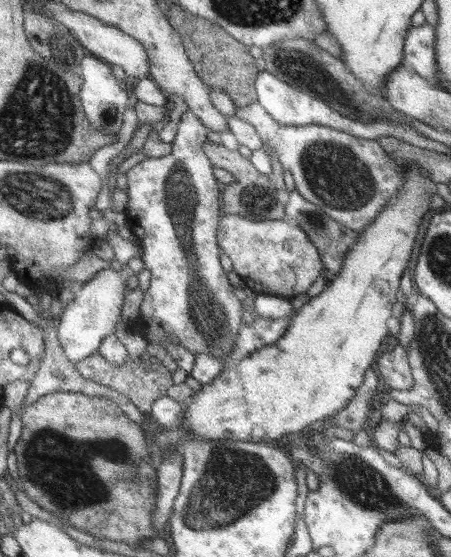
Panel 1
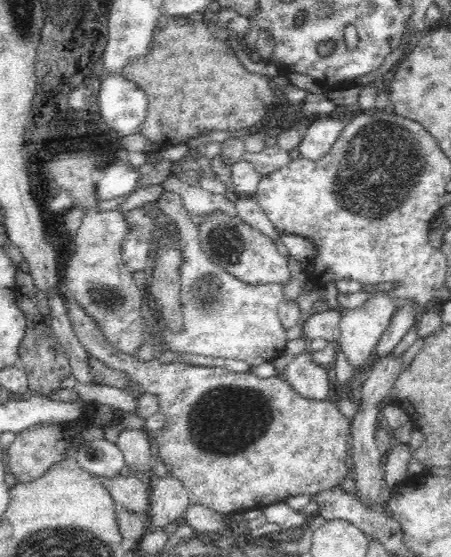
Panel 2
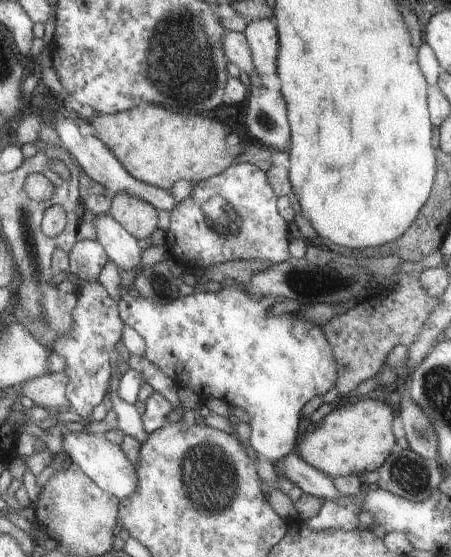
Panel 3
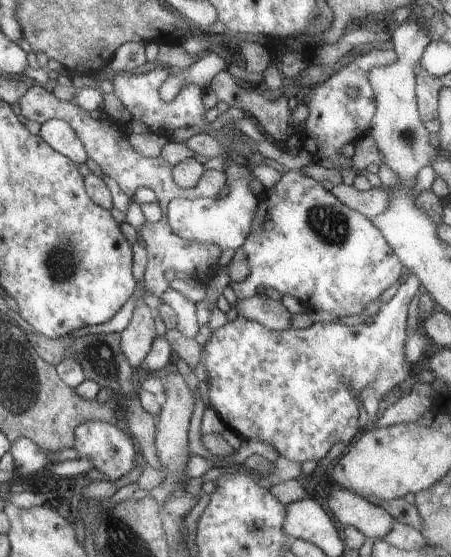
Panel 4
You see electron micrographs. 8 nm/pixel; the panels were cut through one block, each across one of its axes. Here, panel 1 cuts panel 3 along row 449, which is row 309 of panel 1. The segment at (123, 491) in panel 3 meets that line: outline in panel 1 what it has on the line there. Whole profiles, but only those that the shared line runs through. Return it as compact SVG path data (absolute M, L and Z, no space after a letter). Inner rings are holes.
M111 267L104 269L96 274L92 280L82 283L81 292L64 308L59 323L55 324L55 328L58 342L64 348L64 355L70 363L76 364L98 354L104 340L114 334L114 324L120 320L120 314L122 314L122 310L120 310L122 302L124 302L124 284L122 284L122 280L125 278L126 275L122 271L116 272Z

